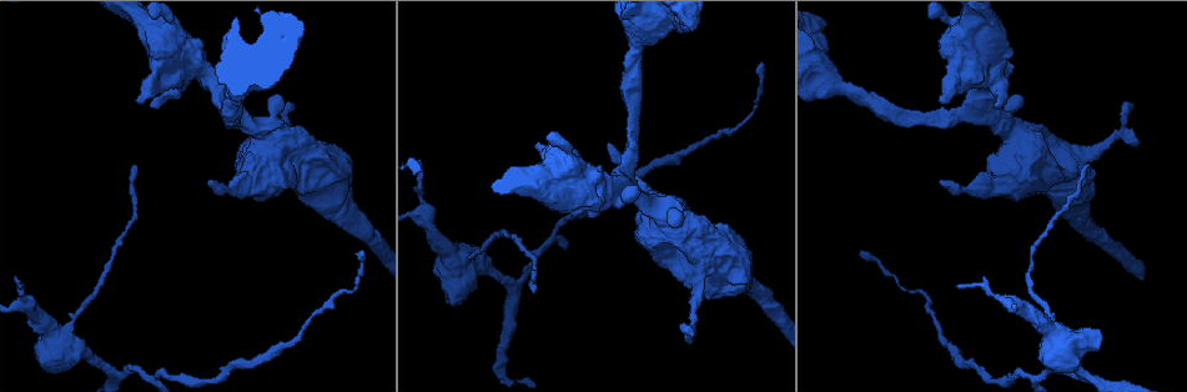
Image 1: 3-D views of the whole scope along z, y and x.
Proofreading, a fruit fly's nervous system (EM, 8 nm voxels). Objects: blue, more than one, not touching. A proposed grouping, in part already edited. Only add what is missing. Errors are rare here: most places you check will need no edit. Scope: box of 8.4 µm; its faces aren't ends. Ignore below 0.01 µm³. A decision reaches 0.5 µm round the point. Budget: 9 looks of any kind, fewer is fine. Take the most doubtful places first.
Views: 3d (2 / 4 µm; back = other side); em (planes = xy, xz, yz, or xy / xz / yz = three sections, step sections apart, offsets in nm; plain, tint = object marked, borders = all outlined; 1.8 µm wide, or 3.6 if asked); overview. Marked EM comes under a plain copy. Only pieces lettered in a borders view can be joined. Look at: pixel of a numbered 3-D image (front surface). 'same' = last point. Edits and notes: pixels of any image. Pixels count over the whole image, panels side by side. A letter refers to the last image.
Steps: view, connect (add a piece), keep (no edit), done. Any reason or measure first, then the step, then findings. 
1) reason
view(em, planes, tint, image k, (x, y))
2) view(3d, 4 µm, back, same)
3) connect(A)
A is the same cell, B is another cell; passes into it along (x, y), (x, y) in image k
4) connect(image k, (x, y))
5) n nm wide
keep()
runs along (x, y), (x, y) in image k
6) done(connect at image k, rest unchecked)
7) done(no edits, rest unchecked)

view(em, 3.6 µm, planes, borders, image 1, (67, 330))

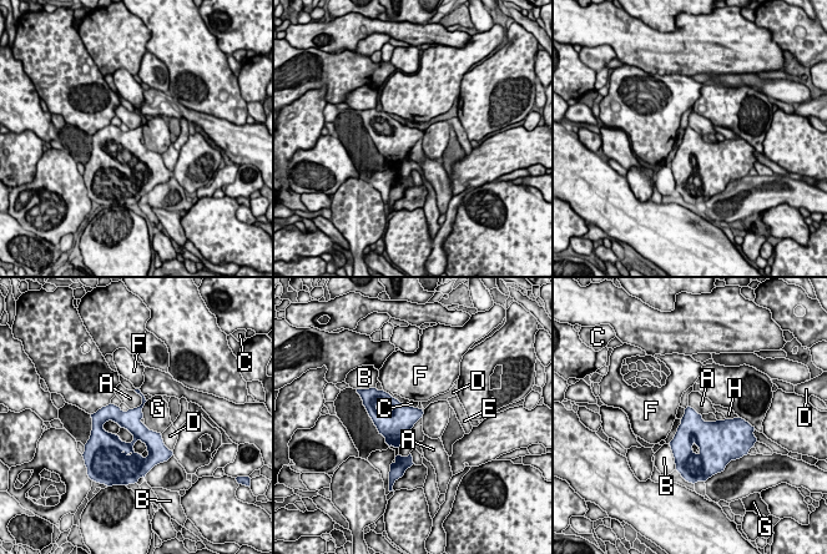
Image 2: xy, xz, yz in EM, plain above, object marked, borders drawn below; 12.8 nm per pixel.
keep()
A, B, C, D, E, F, G and H are other cells; runs along (97, 416), (129, 419), (159, 442) in image 2; no lettered piece goes on from it

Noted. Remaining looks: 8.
branch stops here
view(em, yz, step 16, tint, image 1, (943, 102))

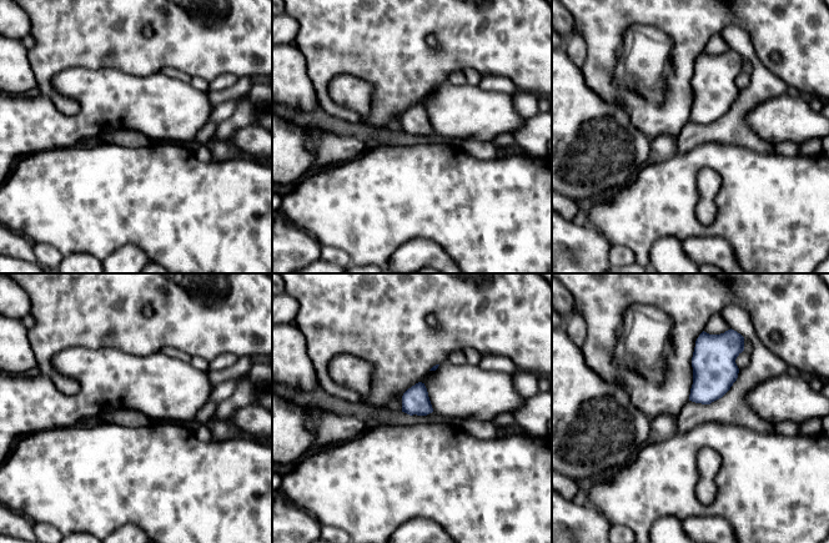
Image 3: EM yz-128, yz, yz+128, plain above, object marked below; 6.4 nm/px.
view(em, planes, borders, same)

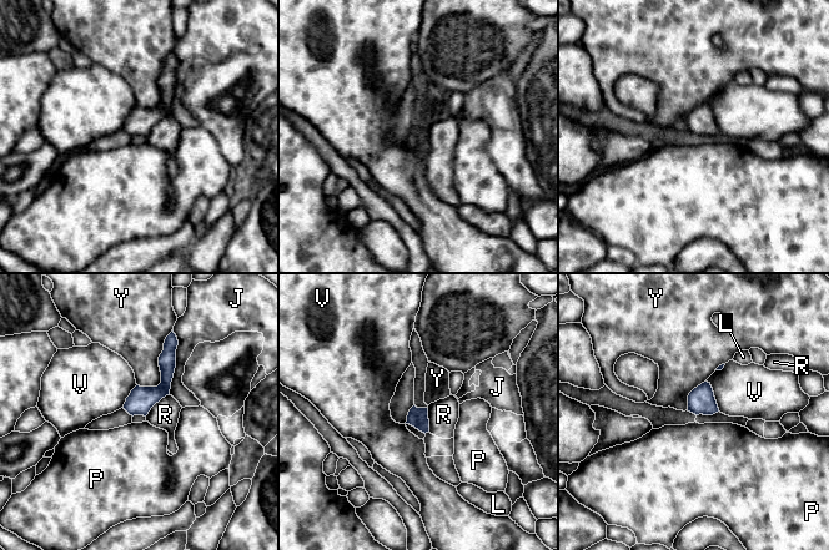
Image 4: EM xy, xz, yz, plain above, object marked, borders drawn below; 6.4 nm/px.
keep()
J, L, P, R, V and Y are other cells; none of them fits

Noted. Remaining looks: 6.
branch stops here
view(em, planes, borders, image 1, (209, 181))

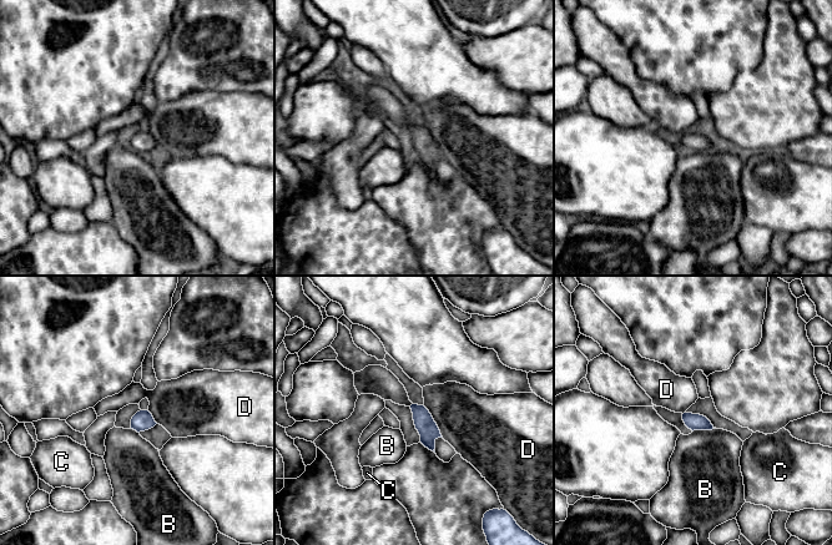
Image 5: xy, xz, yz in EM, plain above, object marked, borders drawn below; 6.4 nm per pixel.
110 nm wide
keep()
B, C and D are other cells; border along (423, 404), (443, 437) in image 5; none of them fits

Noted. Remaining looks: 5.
thick turns thin
view(em, 3.6 µm, planes, borders, image 1, (266, 166))

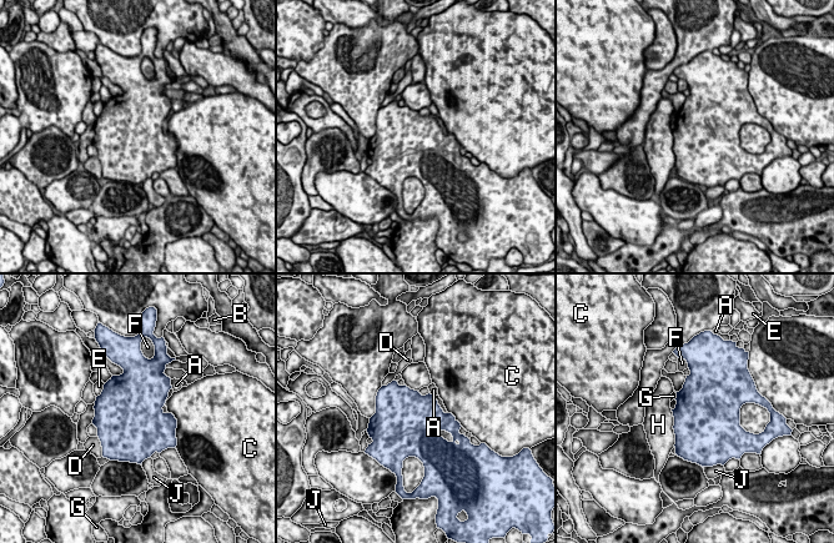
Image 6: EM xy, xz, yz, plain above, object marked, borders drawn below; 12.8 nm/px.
800 nm wide
keep()
A, B, C, D, E, F, G, H and J are other cells; border along (433, 396), (440, 407), (447, 413) in image 6; none of them fits

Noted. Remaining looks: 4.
done(no edits, rest unchecked)

